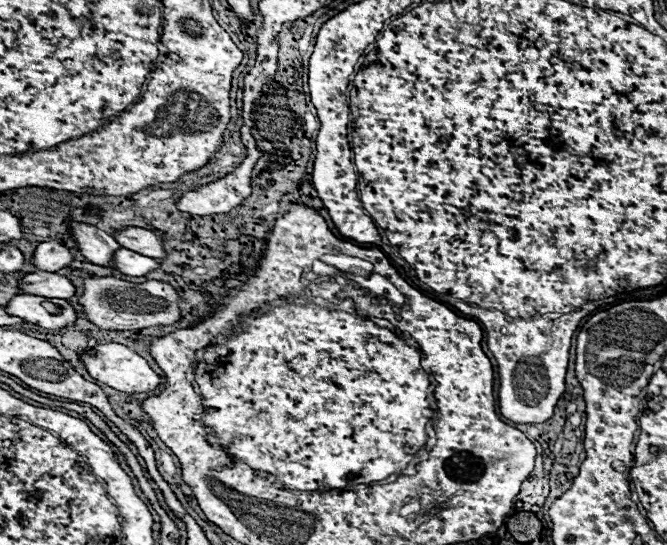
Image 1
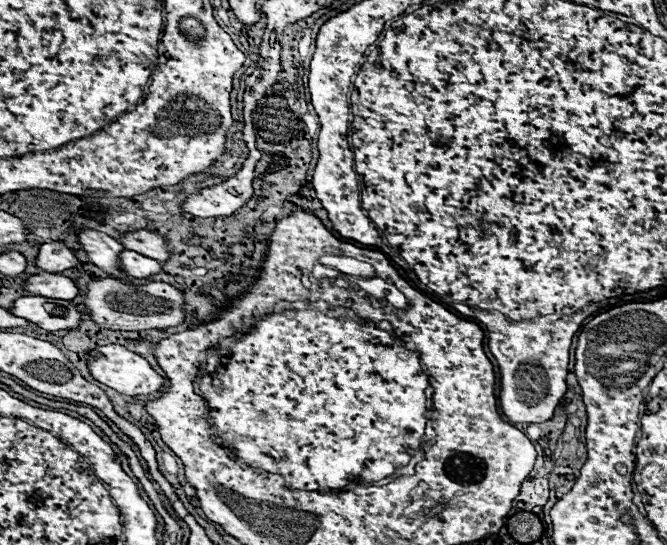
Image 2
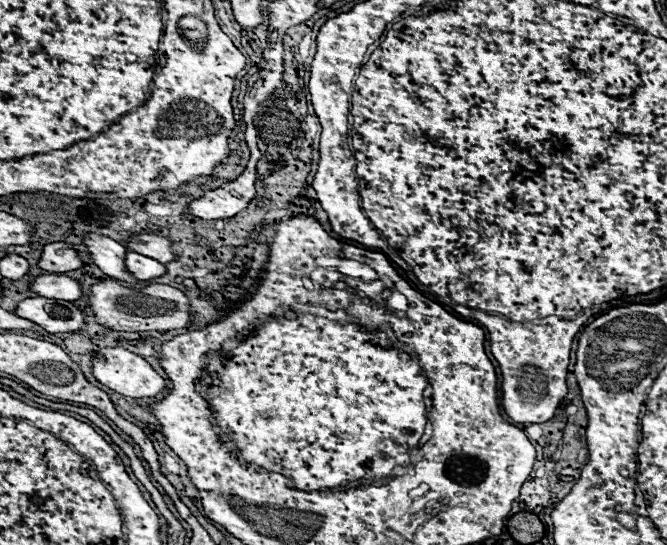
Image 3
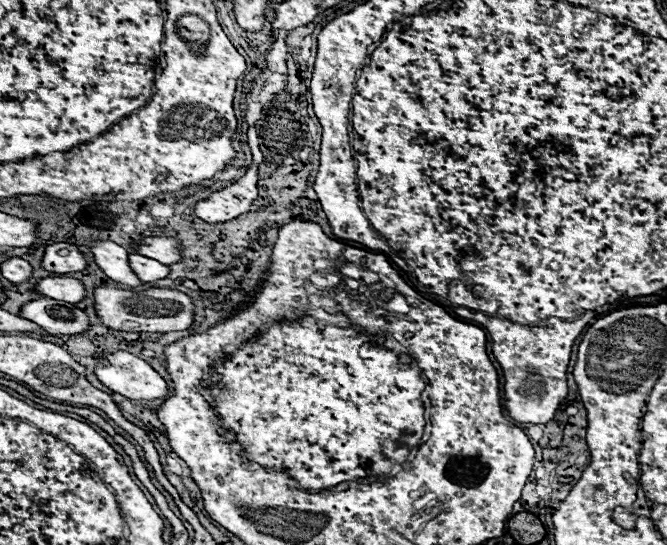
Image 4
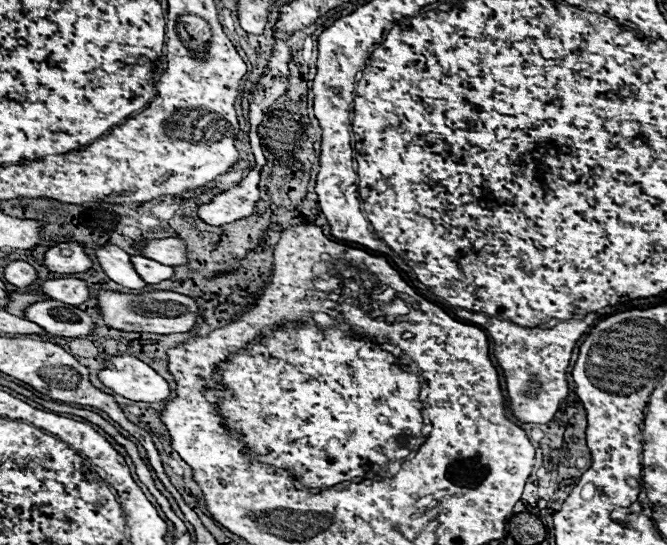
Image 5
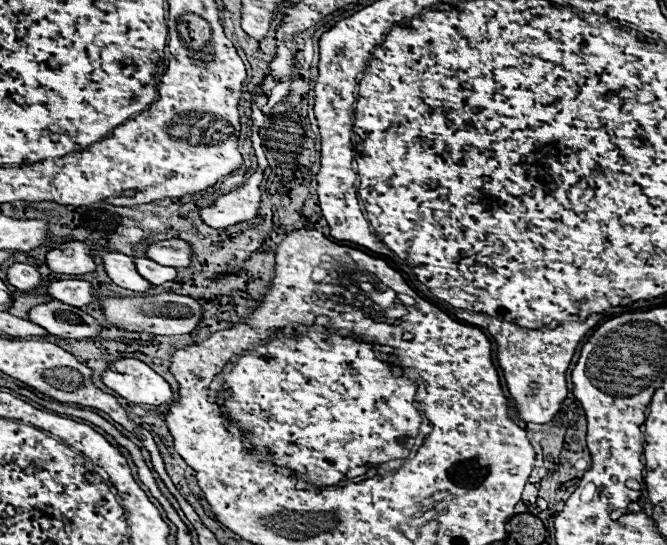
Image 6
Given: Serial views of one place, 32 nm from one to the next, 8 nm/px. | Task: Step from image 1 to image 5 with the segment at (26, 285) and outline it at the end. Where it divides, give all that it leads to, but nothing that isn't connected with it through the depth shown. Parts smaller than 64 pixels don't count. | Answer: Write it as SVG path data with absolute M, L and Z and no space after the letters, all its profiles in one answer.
M48 278L40 282L40 290L52 300L60 300L72 306L88 300L88 286L78 278Z

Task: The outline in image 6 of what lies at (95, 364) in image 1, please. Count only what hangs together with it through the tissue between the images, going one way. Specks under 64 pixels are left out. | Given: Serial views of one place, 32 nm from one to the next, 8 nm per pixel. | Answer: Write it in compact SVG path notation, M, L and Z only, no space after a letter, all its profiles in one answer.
M118 358L116 362L112 362L112 368L102 372L102 382L108 388L112 388L116 394L136 404L170 404L172 402L172 390L168 382L162 376L158 376L148 364L136 358Z

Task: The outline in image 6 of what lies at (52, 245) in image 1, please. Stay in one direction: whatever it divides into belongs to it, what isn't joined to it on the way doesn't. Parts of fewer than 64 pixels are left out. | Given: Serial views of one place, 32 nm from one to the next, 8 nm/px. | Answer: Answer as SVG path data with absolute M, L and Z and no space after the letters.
M66 242L46 254L46 266L58 274L88 274L96 270L92 260L92 244Z

